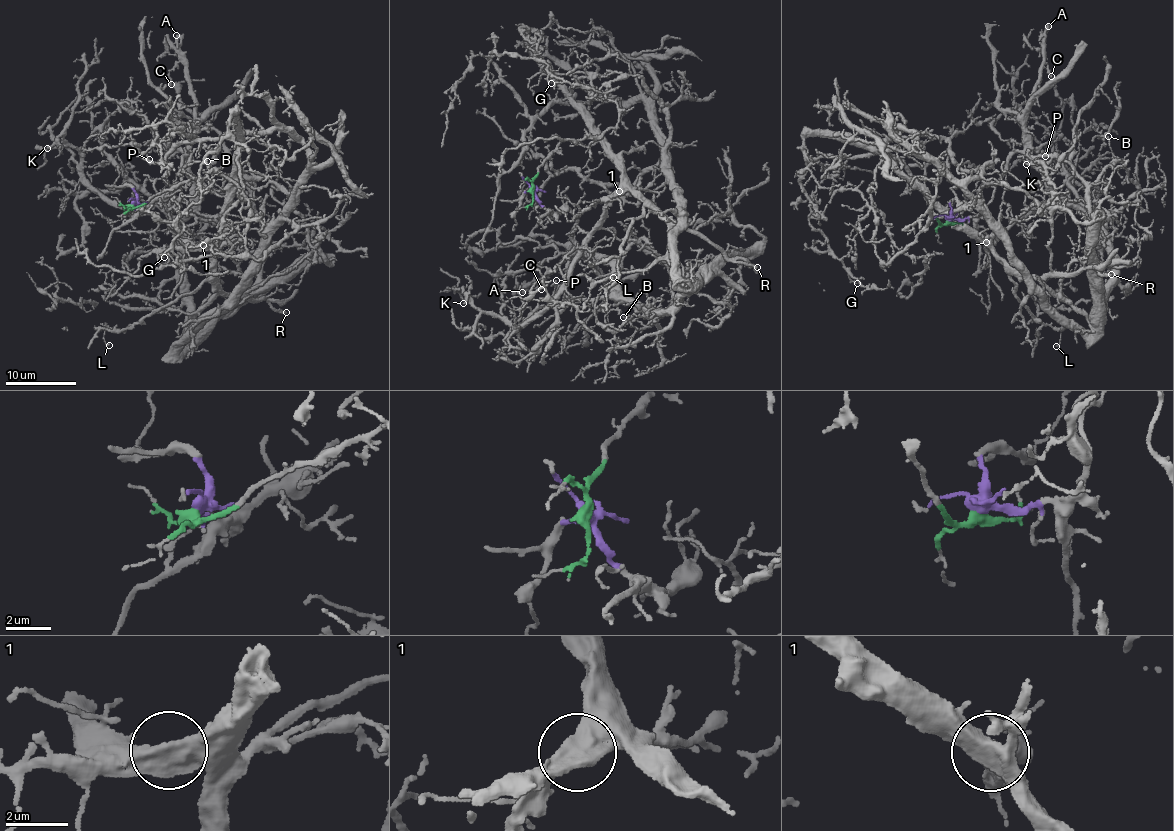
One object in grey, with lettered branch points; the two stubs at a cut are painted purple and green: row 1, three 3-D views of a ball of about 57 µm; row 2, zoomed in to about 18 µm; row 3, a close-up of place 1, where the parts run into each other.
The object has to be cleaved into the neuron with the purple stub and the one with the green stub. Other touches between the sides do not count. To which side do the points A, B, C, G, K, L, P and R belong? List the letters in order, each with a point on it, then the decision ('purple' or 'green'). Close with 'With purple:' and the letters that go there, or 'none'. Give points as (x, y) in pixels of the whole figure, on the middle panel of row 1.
A: (522, 292) | purple
B: (623, 317) | purple
C: (541, 289) | purple
G: (551, 83) | green
K: (463, 303) | green
L: (613, 277) | green
P: (556, 280) | purple
R: (757, 267) | green
With purple: A, B, C, P

